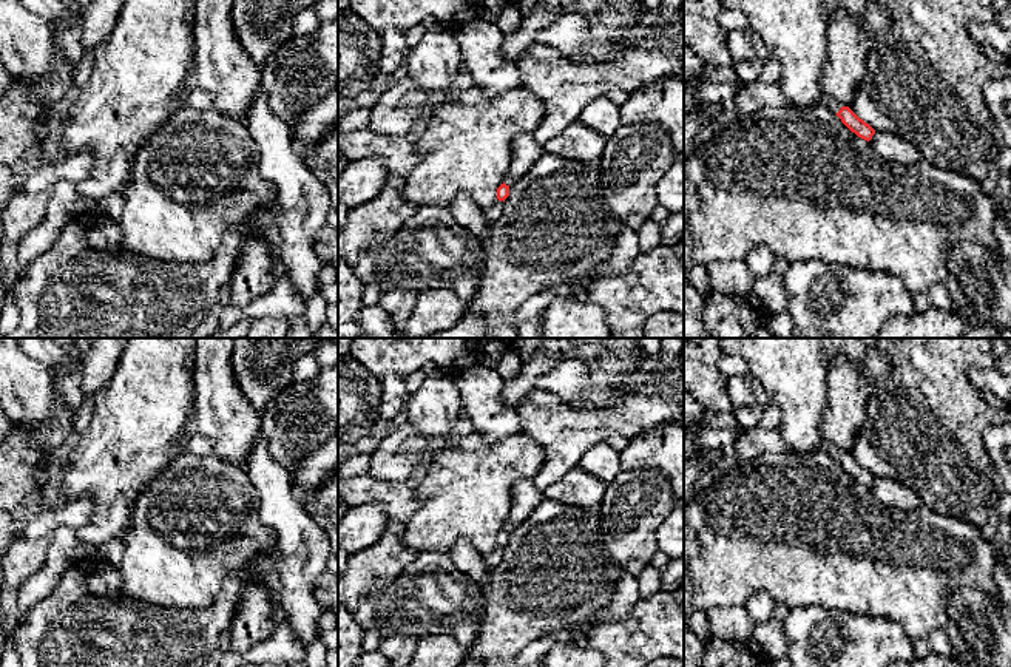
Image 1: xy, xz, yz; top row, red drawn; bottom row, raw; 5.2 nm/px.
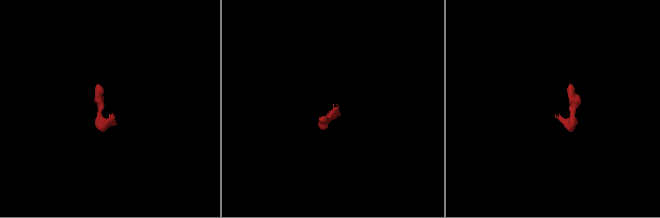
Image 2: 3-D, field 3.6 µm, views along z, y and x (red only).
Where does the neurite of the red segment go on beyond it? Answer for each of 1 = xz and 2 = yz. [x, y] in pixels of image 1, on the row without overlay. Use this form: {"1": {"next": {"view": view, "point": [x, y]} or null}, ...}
{"1": {"next": null}, "2": {"next": {"view": "yz", "point": [825, 445]}}}

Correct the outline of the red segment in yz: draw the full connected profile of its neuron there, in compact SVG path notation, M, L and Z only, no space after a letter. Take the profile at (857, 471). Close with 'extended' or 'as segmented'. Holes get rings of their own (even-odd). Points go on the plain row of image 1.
M823 438L818 449L832 455L841 465L841 468L858 483L869 488L875 480L875 476L869 469L860 465L849 452L841 452L830 442Z | extended

